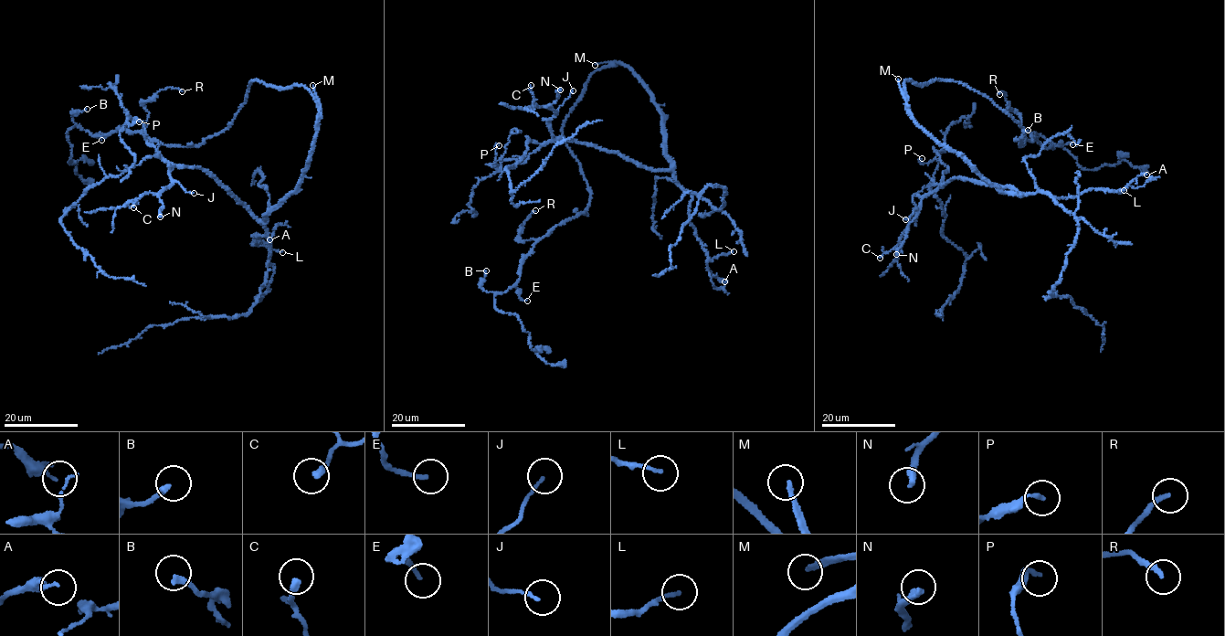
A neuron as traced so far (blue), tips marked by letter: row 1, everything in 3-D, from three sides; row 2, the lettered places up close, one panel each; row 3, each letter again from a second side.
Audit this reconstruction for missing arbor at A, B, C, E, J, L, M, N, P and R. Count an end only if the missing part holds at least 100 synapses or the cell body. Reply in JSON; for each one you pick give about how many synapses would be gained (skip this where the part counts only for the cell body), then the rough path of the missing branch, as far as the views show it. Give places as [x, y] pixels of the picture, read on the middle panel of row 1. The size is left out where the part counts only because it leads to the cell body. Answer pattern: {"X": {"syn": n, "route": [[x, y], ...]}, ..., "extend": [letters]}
{"extend": ["M"]}

